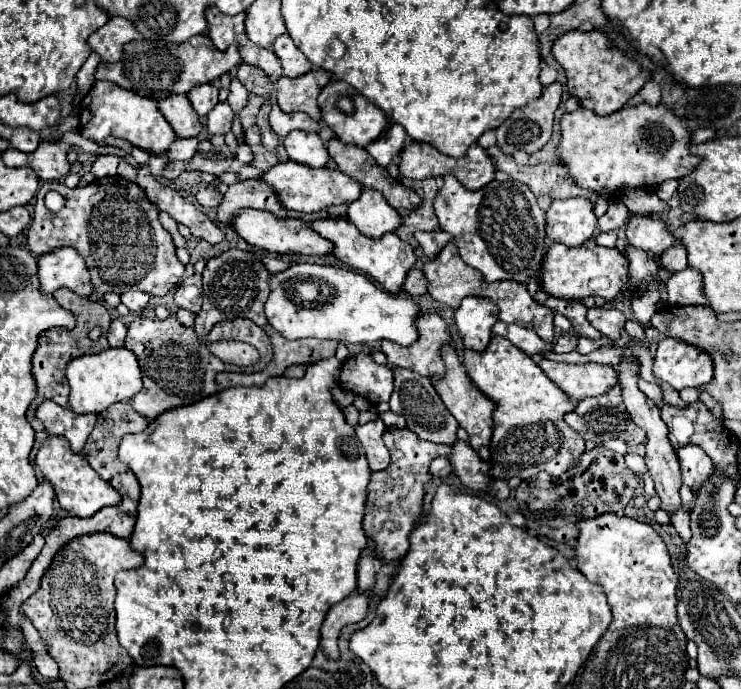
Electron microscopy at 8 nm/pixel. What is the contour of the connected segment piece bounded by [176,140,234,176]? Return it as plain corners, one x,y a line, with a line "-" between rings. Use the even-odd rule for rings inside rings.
208,140
200,142
198,152
194,154
194,158
190,162
176,162
176,166
182,170
200,170
200,172
208,172
214,176
220,176
224,172
228,172
230,164
234,160
234,154
228,150
228,146
224,148
214,148

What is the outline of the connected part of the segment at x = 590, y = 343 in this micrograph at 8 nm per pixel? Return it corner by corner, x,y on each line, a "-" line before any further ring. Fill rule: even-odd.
602,336
602,338
596,338
596,340
592,340
592,338
580,338
580,342
578,342
578,352
580,354
590,354
592,350
598,350
598,348
604,348
606,346
606,342
612,342
608,336

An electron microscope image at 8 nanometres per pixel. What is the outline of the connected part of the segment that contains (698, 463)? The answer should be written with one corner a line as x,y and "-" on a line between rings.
684,446
684,450
676,450
676,456
682,470
682,482
692,490
696,490
714,470
712,460
698,446

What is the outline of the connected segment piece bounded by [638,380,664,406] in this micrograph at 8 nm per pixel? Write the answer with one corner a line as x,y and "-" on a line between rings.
642,380
638,386
640,386
640,390
642,390
650,400
654,400
658,406
662,406
662,404
664,404
664,402
662,402
662,390
660,390
660,386
658,386
658,384
652,384
652,382

